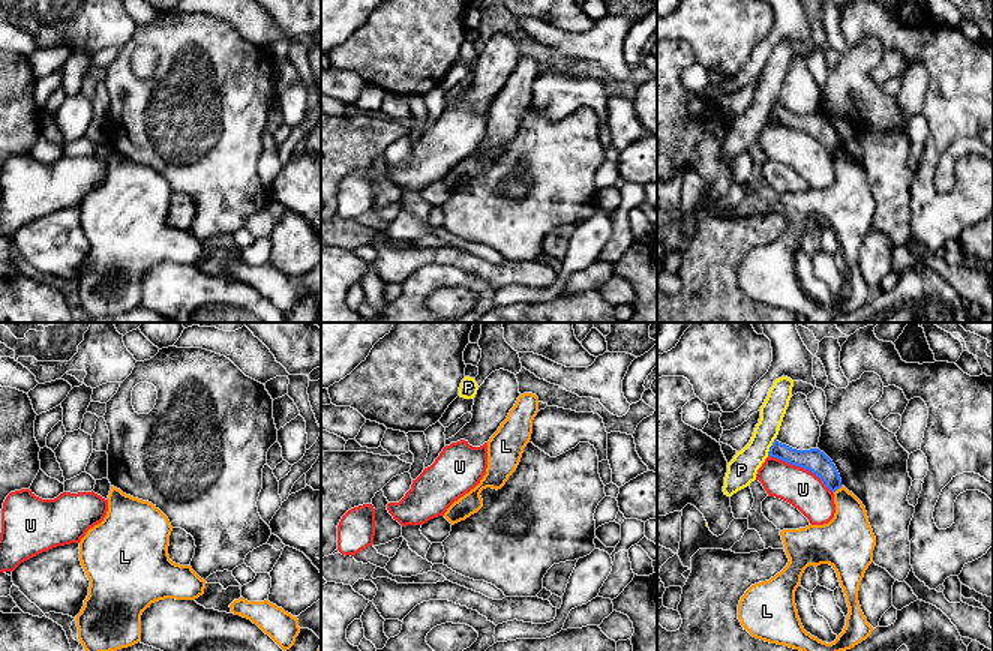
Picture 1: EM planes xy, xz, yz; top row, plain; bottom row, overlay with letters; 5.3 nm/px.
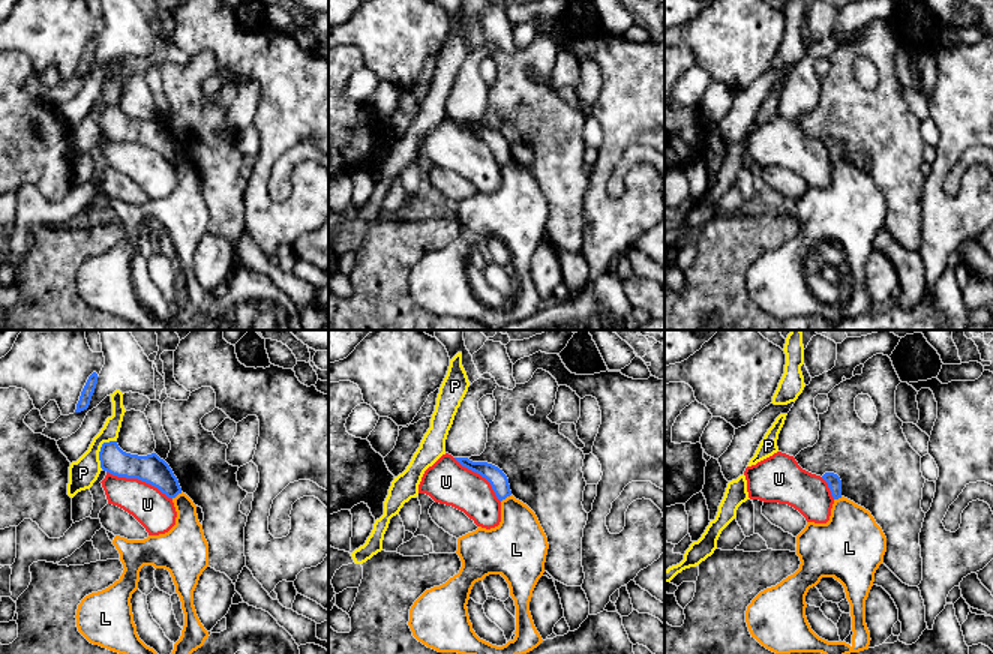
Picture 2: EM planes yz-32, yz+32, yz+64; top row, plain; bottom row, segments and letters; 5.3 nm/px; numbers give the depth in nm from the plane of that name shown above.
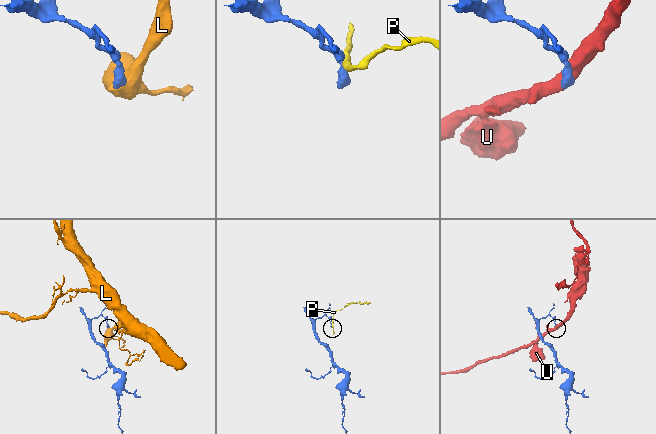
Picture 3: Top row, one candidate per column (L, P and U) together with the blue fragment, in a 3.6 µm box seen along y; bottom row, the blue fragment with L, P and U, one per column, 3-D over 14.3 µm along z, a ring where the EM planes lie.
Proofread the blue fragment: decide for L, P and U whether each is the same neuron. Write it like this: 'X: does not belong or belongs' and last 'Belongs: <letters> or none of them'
L: does not belong
P: does not belong
U: does not belong
Belongs: none of them

